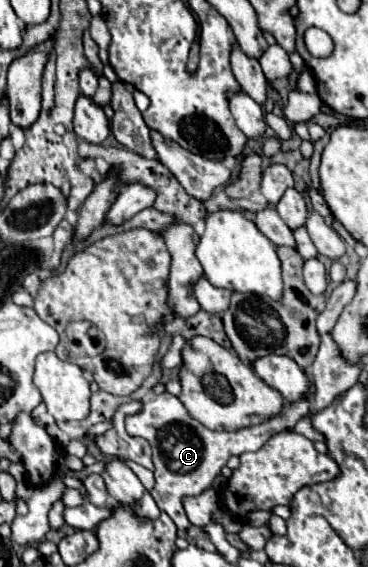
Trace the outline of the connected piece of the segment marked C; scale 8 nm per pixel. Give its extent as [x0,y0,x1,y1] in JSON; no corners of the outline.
[125,392,311,530]

